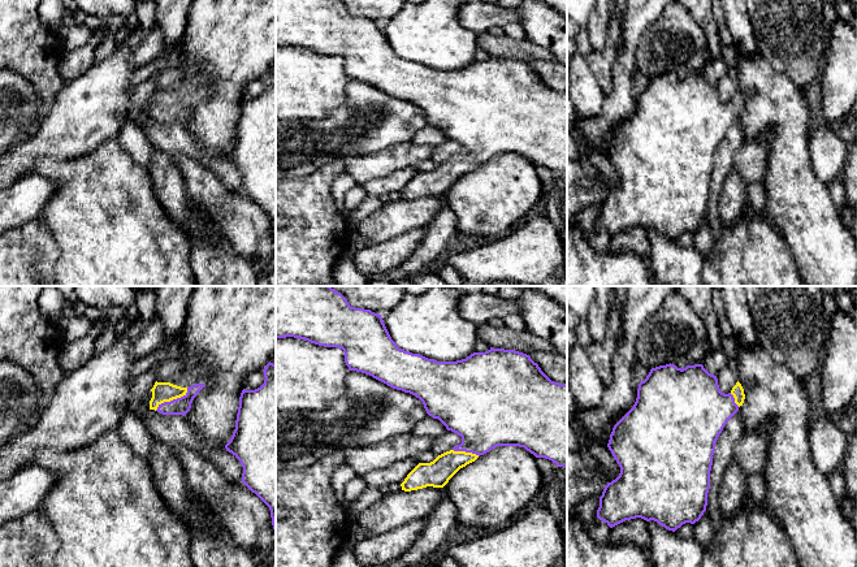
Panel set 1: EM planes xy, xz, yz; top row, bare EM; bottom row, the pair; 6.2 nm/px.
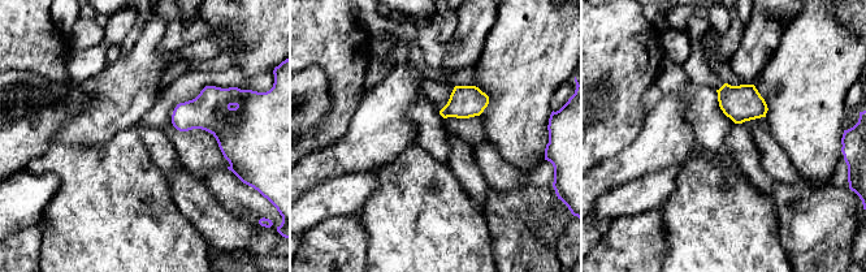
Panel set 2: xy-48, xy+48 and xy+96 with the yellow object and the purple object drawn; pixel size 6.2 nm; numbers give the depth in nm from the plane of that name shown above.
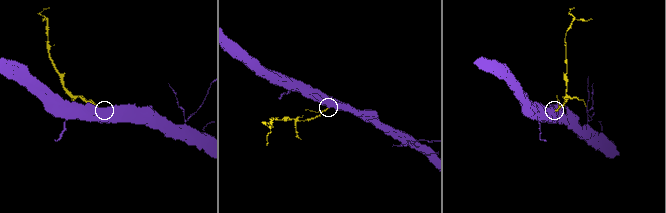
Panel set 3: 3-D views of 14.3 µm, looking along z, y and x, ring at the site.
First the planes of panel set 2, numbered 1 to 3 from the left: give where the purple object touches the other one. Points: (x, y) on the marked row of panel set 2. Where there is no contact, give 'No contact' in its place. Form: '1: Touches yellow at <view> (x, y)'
1: No contact
2: No contact
3: No contact

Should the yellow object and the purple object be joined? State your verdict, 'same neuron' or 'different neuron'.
same neuron

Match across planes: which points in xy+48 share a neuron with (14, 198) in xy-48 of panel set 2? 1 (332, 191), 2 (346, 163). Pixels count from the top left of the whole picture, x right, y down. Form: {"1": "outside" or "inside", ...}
{"1": "inside", "2": "outside"}

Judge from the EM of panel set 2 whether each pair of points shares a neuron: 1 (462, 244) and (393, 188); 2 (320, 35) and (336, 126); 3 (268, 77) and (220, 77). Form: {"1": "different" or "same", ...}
{"1": "same", "2": "same", "3": "same"}

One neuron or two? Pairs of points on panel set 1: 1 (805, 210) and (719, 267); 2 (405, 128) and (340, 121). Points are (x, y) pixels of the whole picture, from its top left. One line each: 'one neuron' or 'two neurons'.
1: two neurons
2: one neuron

